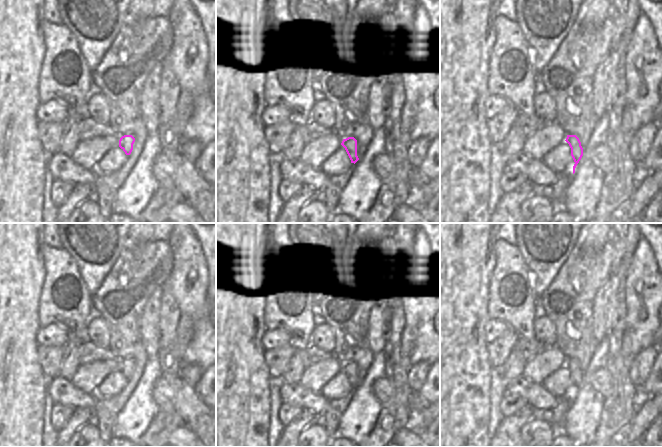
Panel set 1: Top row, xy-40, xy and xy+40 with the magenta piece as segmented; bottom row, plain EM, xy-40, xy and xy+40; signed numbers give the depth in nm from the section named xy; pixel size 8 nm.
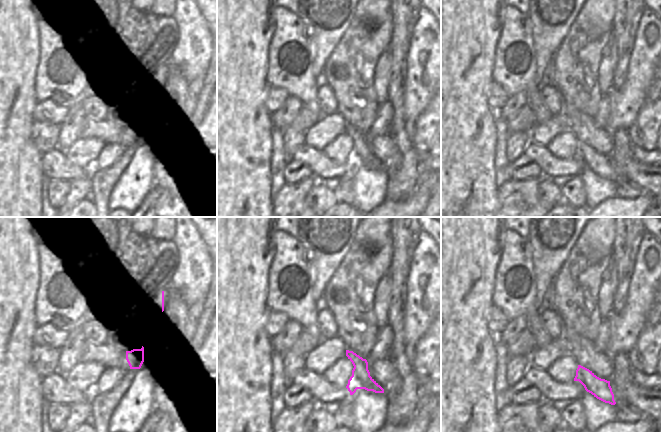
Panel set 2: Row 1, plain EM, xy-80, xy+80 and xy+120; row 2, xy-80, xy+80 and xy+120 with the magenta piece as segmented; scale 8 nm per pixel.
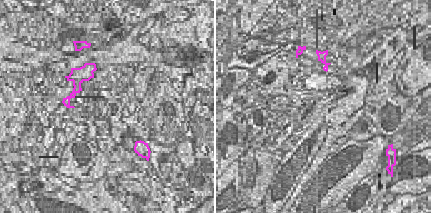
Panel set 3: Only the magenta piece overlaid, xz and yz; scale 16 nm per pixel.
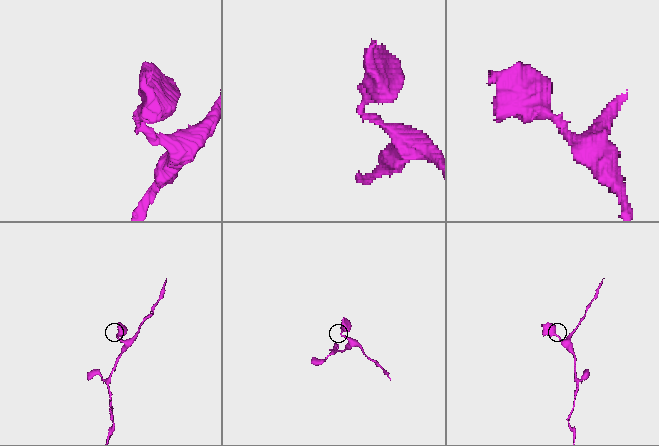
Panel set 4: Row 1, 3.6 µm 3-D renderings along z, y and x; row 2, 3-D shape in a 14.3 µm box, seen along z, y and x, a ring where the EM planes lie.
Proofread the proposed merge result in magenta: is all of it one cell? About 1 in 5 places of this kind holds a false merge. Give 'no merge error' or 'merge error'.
no merge error

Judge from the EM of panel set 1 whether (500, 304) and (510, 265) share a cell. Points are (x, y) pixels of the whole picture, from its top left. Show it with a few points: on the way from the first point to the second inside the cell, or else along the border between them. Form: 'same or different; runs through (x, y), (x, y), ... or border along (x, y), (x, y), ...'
same; runs through (498, 294), (499, 280), (504, 275)

